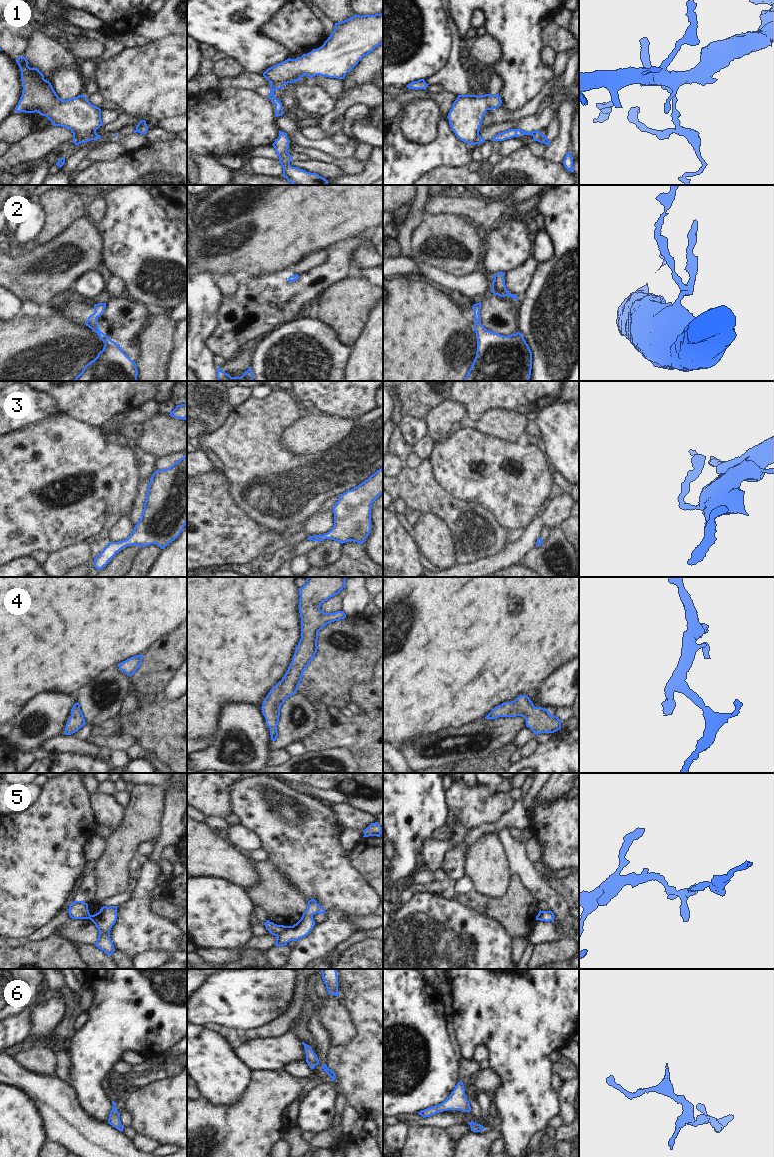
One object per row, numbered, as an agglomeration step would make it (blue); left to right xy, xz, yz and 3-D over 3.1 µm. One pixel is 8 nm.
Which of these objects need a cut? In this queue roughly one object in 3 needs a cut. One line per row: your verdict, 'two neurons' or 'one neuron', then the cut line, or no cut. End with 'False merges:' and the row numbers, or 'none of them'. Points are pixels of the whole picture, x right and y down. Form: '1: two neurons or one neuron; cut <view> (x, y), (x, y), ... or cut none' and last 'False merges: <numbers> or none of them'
1: two neurons; cut xz (271, 83), (280, 81), (283, 85)
2: one neuron; cut none
3: one neuron; cut none
4: one neuron; cut none
5: two neurons; cut xz (286, 926), (277, 936)
6: one neuron; cut none
False merges: 1, 5

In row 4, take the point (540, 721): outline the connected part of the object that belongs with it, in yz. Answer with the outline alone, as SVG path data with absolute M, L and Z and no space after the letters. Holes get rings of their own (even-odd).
M526 695L518 696L512 702L504 702L496 706L485 719L498 717L522 716L536 736L540 733L554 733L561 729L561 721L557 716L552 716L549 711L542 707L535 707Z

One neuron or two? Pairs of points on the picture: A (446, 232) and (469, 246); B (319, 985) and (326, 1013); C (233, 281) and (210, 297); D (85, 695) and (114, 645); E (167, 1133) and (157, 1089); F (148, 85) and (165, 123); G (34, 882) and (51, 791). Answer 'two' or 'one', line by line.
A: one
B: two
C: two
D: two
E: one
F: two
G: one

